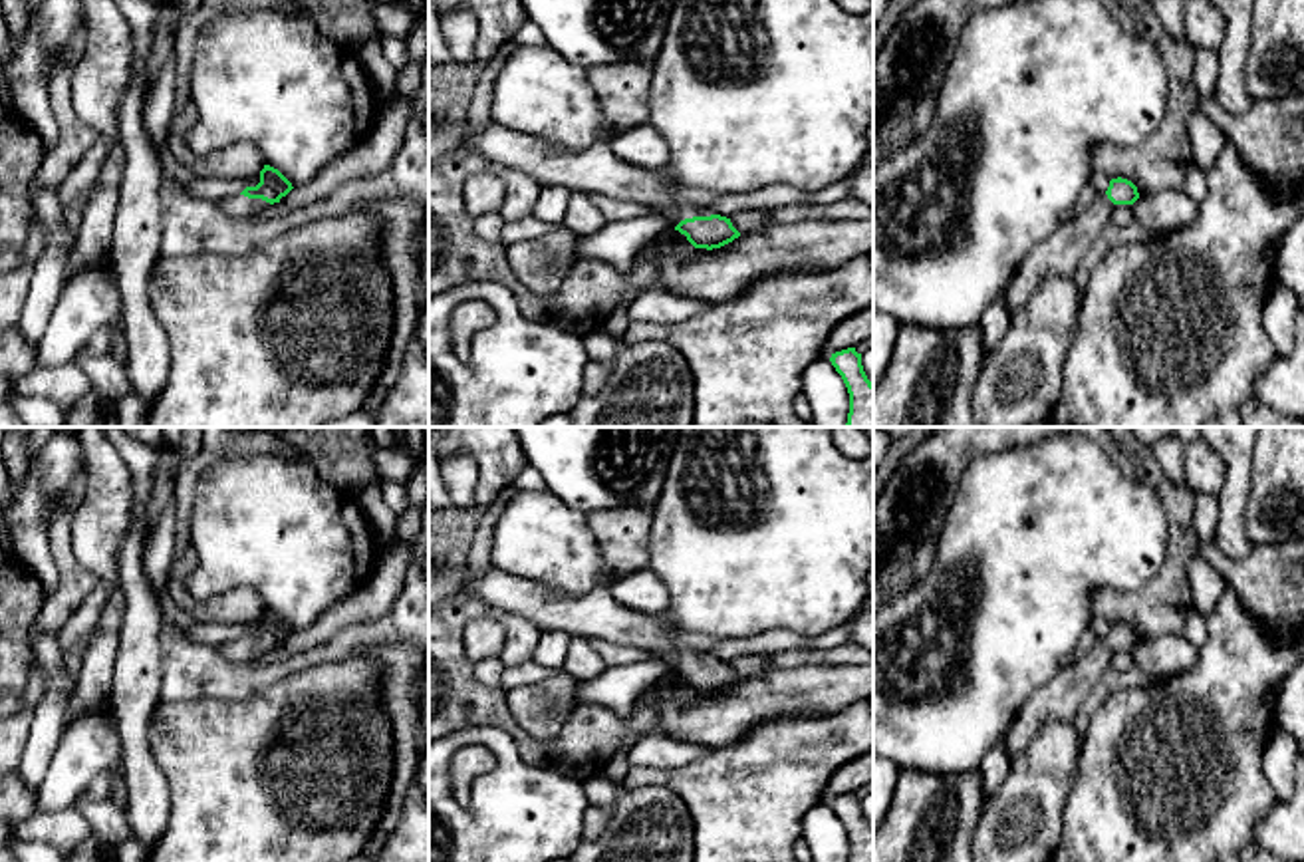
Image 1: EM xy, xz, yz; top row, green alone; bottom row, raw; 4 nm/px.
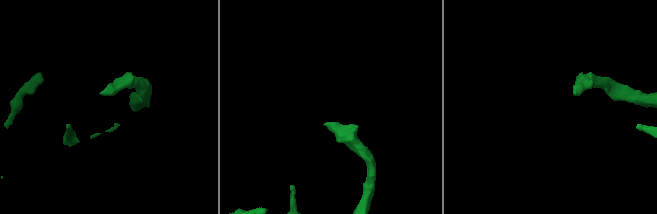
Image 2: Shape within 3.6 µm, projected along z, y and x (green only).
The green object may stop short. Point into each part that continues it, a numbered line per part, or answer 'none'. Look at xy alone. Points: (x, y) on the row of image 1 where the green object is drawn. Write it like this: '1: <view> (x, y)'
1: xy (243, 209)

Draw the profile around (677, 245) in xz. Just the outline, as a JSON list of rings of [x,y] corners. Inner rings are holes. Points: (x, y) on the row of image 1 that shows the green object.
[[[671,230],[665,234],[665,250],[677,260],[683,262],[685,258],[689,258],[693,254],[693,244],[687,240],[685,234]]]

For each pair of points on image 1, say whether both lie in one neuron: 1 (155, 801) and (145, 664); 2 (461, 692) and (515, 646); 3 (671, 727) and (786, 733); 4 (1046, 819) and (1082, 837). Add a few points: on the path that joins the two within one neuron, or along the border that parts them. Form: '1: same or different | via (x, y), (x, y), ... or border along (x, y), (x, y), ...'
1: same | via (139, 767), (135, 751), (135, 698)
2: same | via (453, 656), (453, 628), (469, 612), (495, 614)
3: different | border along (790, 714), (771, 718), (741, 737), (709, 749)
4: different | border along (1074, 781), (1058, 841)

